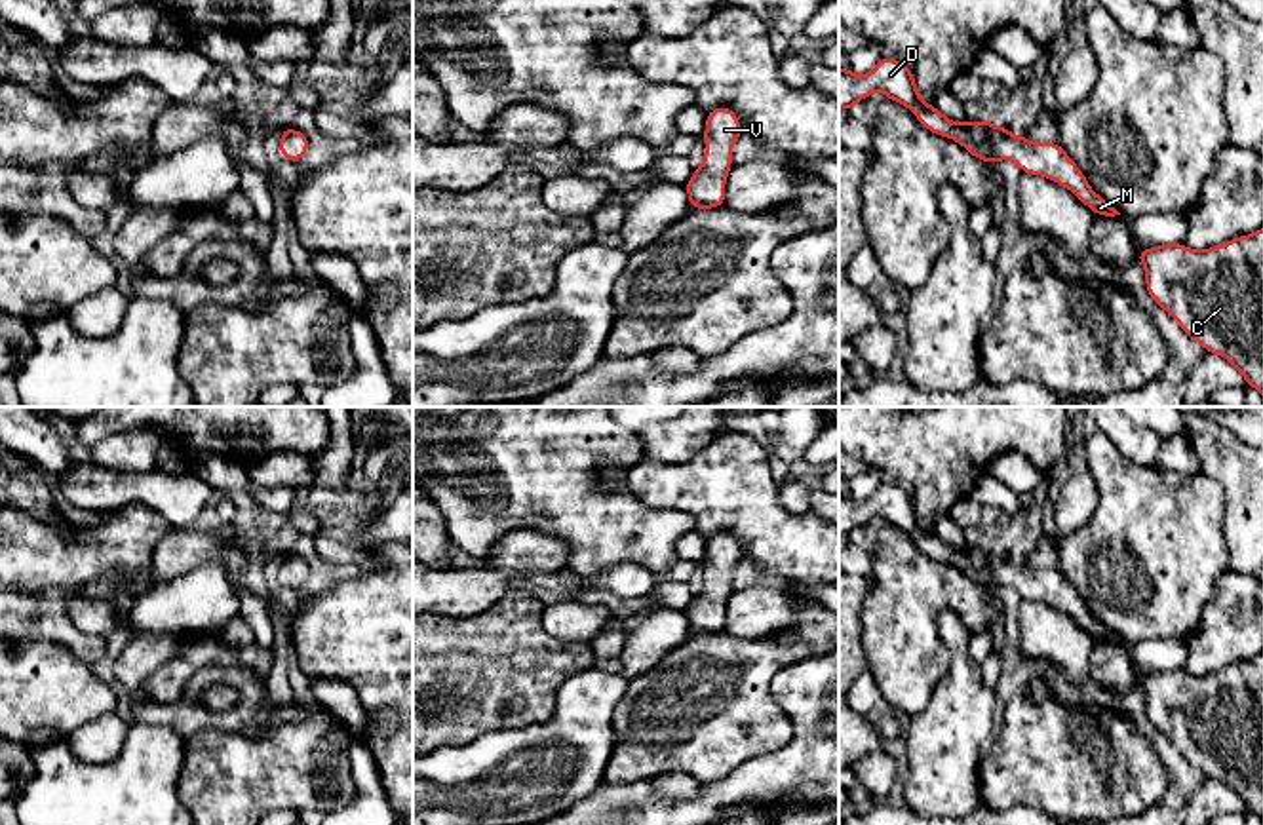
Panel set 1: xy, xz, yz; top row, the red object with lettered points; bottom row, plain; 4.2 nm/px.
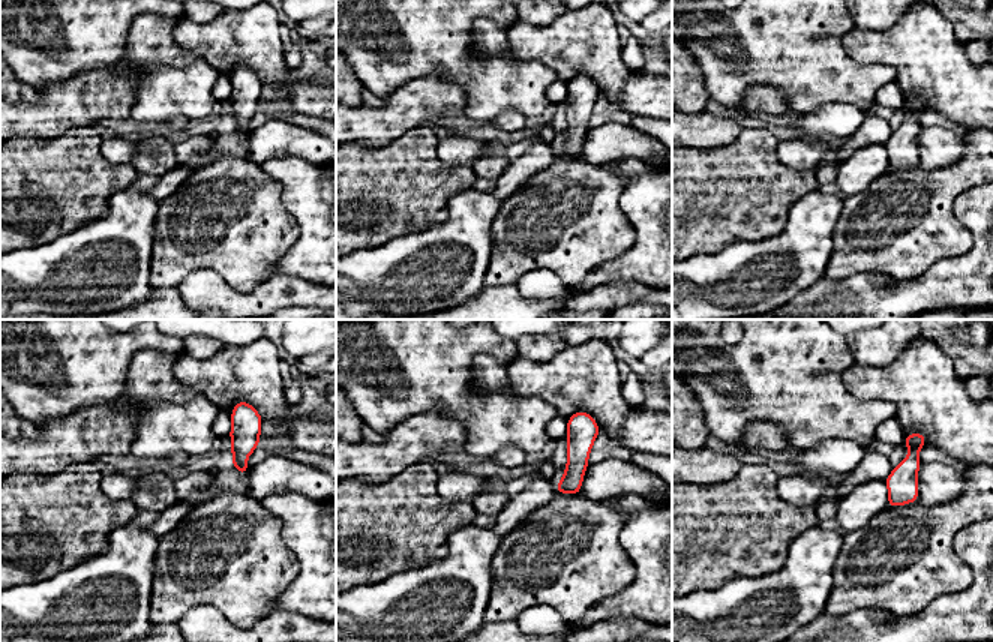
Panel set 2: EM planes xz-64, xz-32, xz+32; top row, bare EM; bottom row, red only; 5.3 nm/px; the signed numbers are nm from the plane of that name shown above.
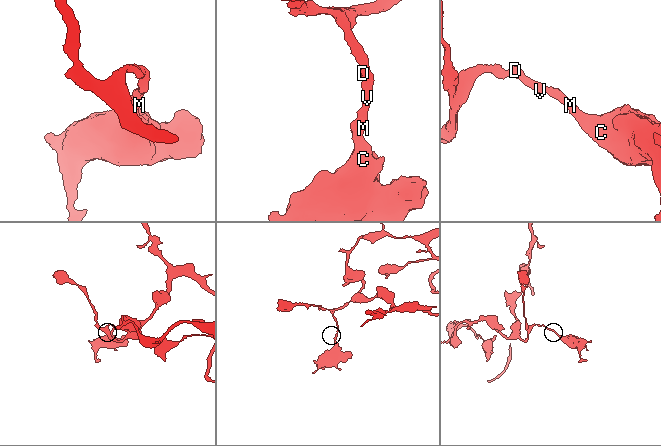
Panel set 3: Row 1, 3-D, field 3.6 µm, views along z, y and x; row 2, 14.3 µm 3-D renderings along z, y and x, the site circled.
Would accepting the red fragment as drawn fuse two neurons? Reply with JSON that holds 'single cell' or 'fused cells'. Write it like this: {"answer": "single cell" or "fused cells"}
{"answer": "single cell"}

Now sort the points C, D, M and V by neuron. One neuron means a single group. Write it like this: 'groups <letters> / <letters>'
groups C D M V

